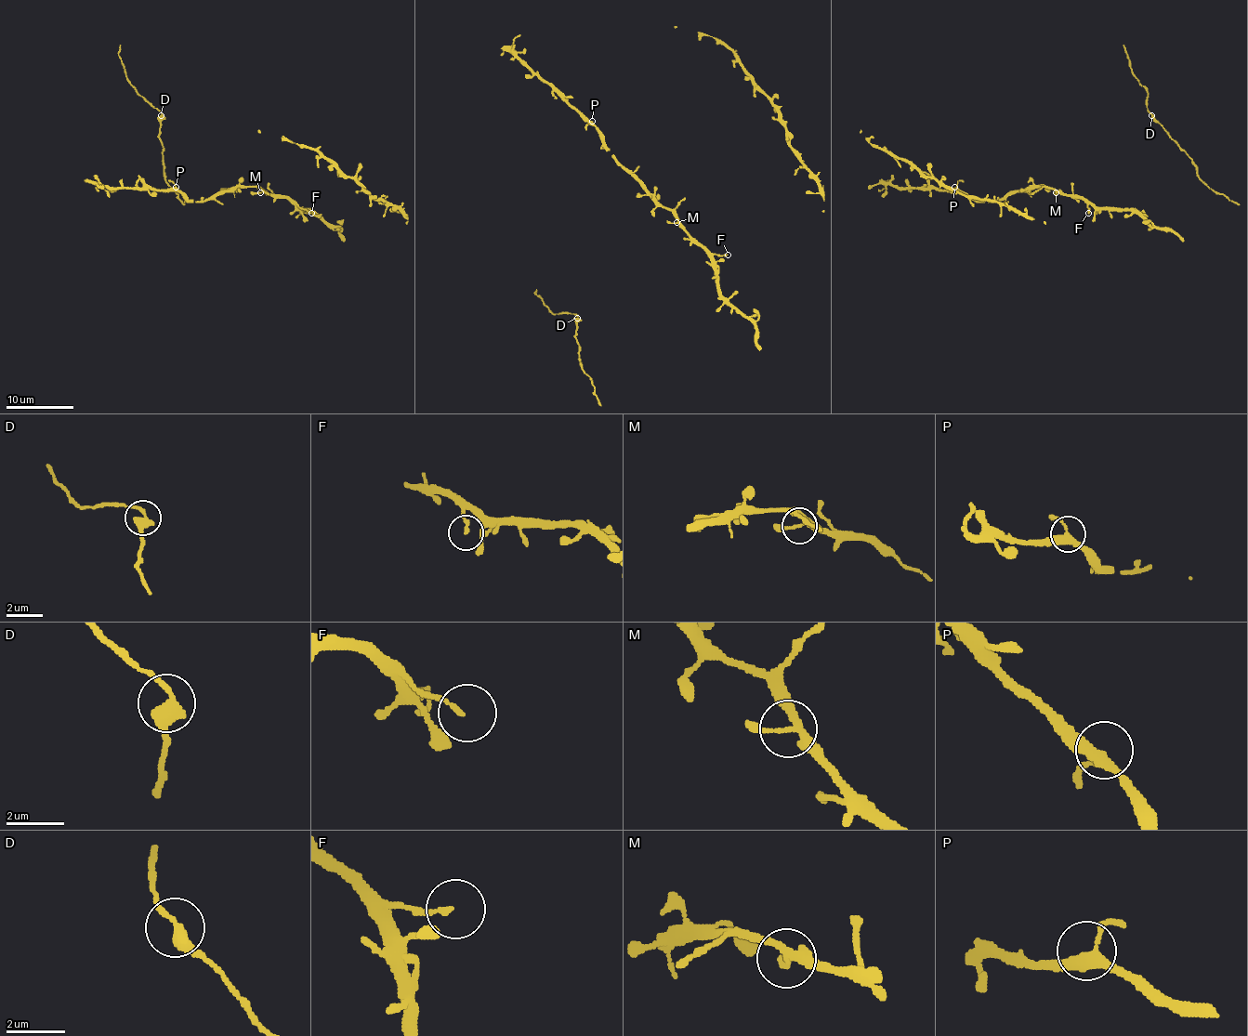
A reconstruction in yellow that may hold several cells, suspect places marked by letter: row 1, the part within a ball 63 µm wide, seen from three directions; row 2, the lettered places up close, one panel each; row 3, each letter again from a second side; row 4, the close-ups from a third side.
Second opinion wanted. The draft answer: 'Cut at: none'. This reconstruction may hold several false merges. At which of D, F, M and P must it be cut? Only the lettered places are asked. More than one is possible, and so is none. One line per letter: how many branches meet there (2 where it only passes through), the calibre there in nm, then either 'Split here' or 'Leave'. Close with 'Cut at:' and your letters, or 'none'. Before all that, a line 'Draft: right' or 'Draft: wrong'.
Draft: right
D: Branches: 2. Thickness 400 nm. Leave
F: Branches: 1. Thickness 150 nm. Leave
M: Branches: 3. Thickness 200 nm. Leave
P: Branches: 3. Thickness 320 nm. Leave
Cut at: none

